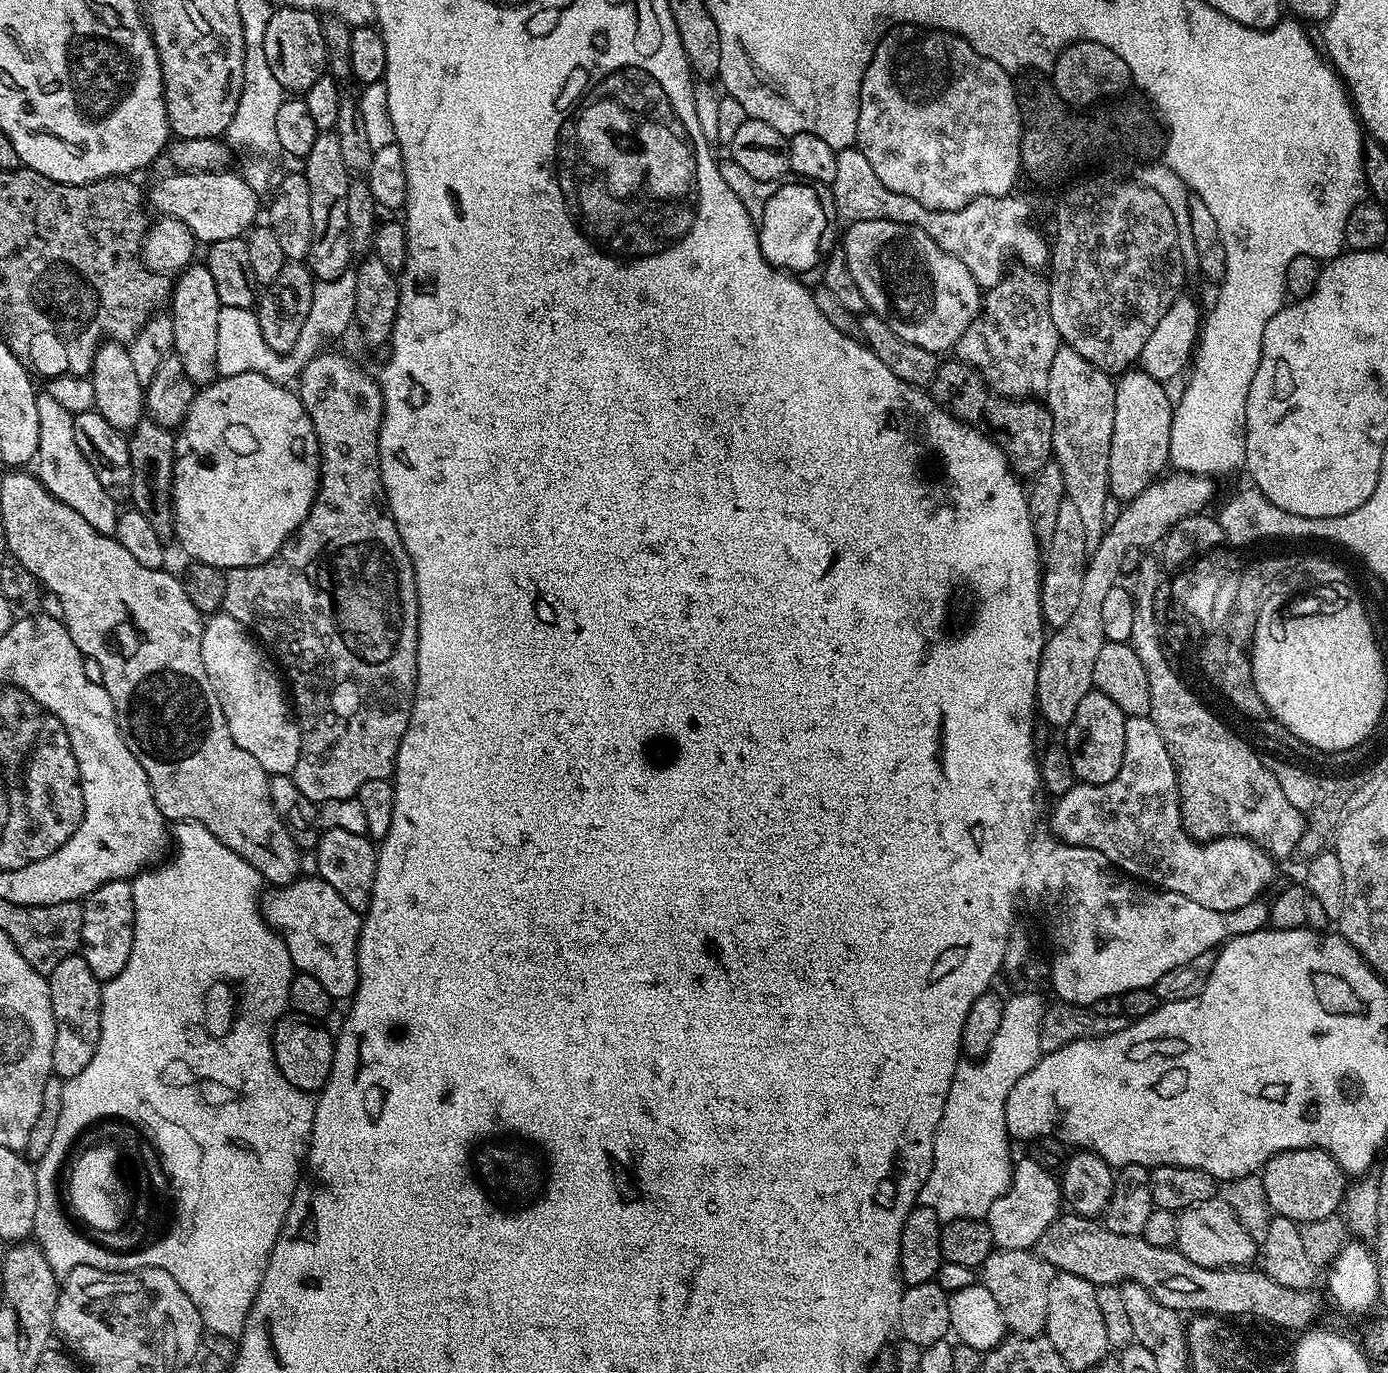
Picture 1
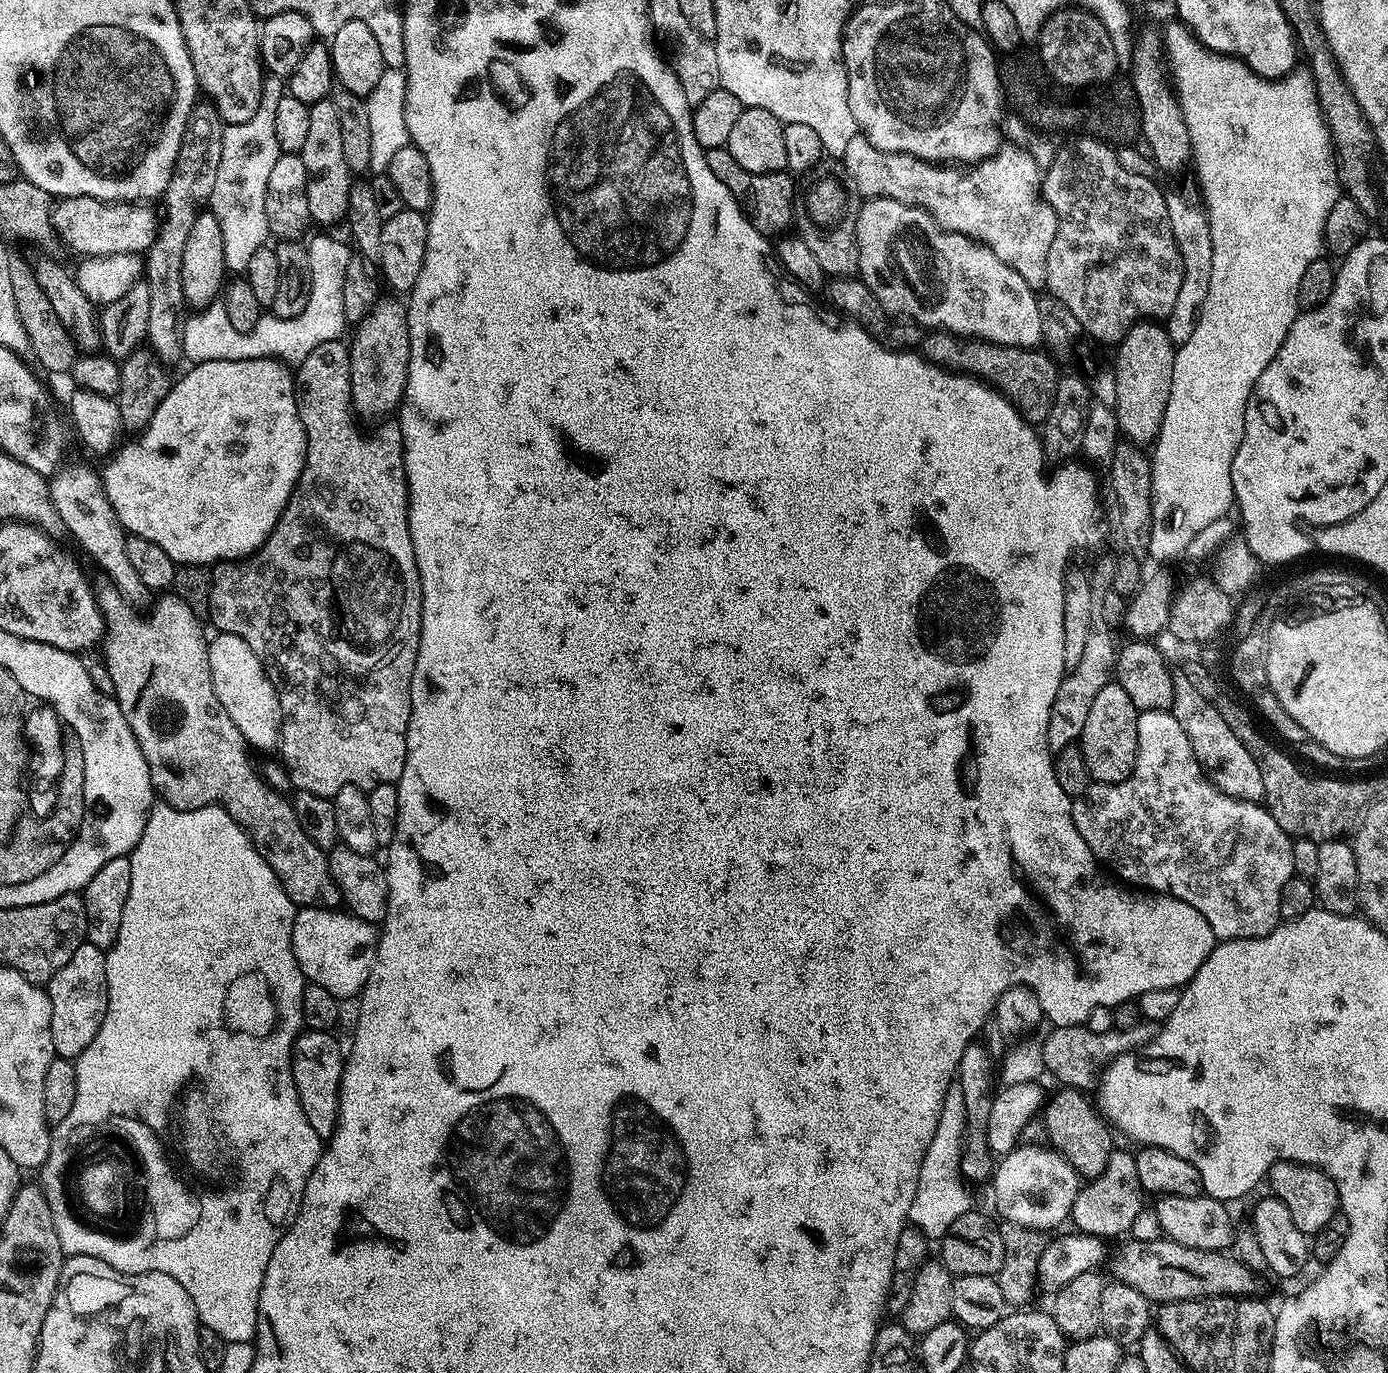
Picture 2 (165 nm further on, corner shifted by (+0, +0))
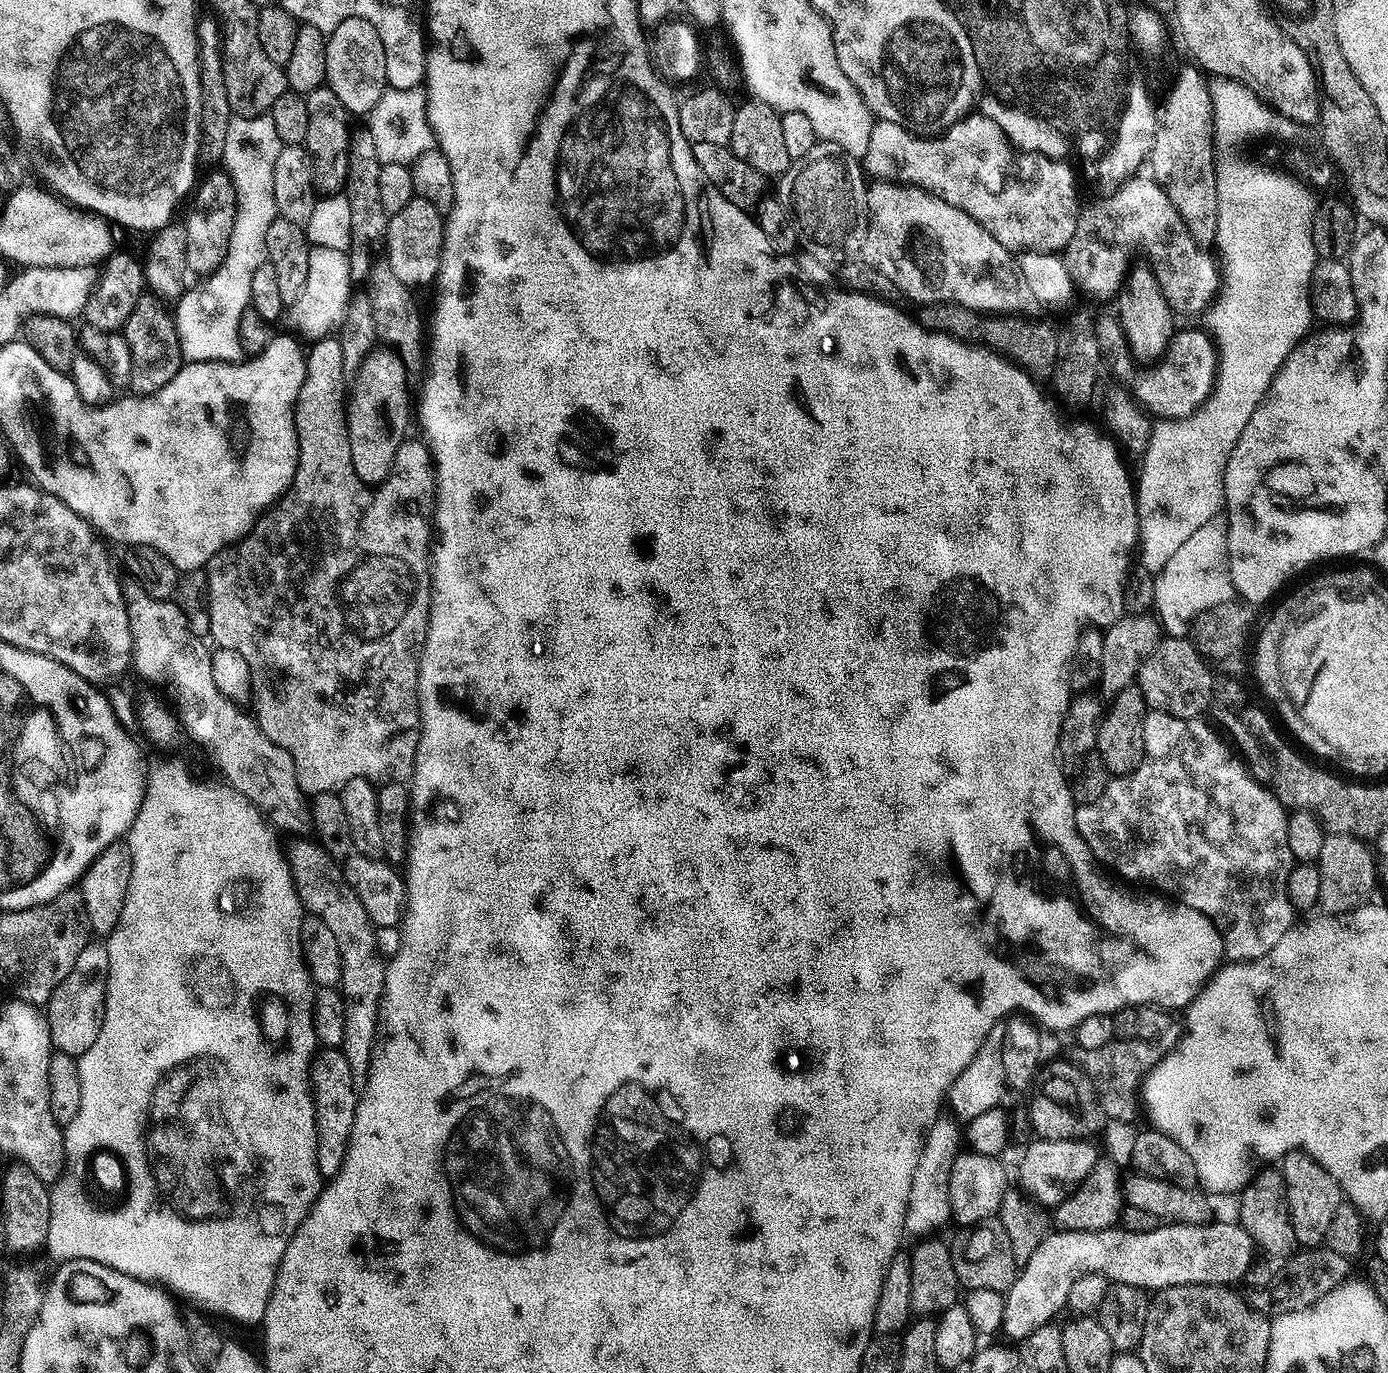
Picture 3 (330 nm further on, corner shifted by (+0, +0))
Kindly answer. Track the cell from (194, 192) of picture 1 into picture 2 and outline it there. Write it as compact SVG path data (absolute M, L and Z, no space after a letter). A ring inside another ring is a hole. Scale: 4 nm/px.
M69 196L55 205L52 214L54 232L81 257L121 256L127 252L147 253L156 241L158 216L144 202L109 202L89 196Z

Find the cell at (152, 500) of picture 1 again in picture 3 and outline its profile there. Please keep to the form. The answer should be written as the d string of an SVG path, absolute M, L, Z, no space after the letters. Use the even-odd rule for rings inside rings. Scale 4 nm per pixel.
M141 294L131 305L129 312L132 313L124 316L122 335L126 346L130 346L130 362L134 362L128 388L137 396L149 396L162 390L186 363L176 333L176 321L169 309L167 312L164 308L167 308L165 301L151 294Z

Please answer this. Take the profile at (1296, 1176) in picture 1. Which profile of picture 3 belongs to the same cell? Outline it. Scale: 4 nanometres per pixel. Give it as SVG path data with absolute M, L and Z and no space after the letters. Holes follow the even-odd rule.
M1287 1152L1282 1158L1282 1171L1284 1197L1288 1203L1288 1220L1294 1226L1296 1243L1305 1249L1315 1249L1323 1245L1324 1235L1330 1226L1334 1210L1338 1210L1342 1202L1338 1182L1334 1182L1331 1174L1305 1152Z

